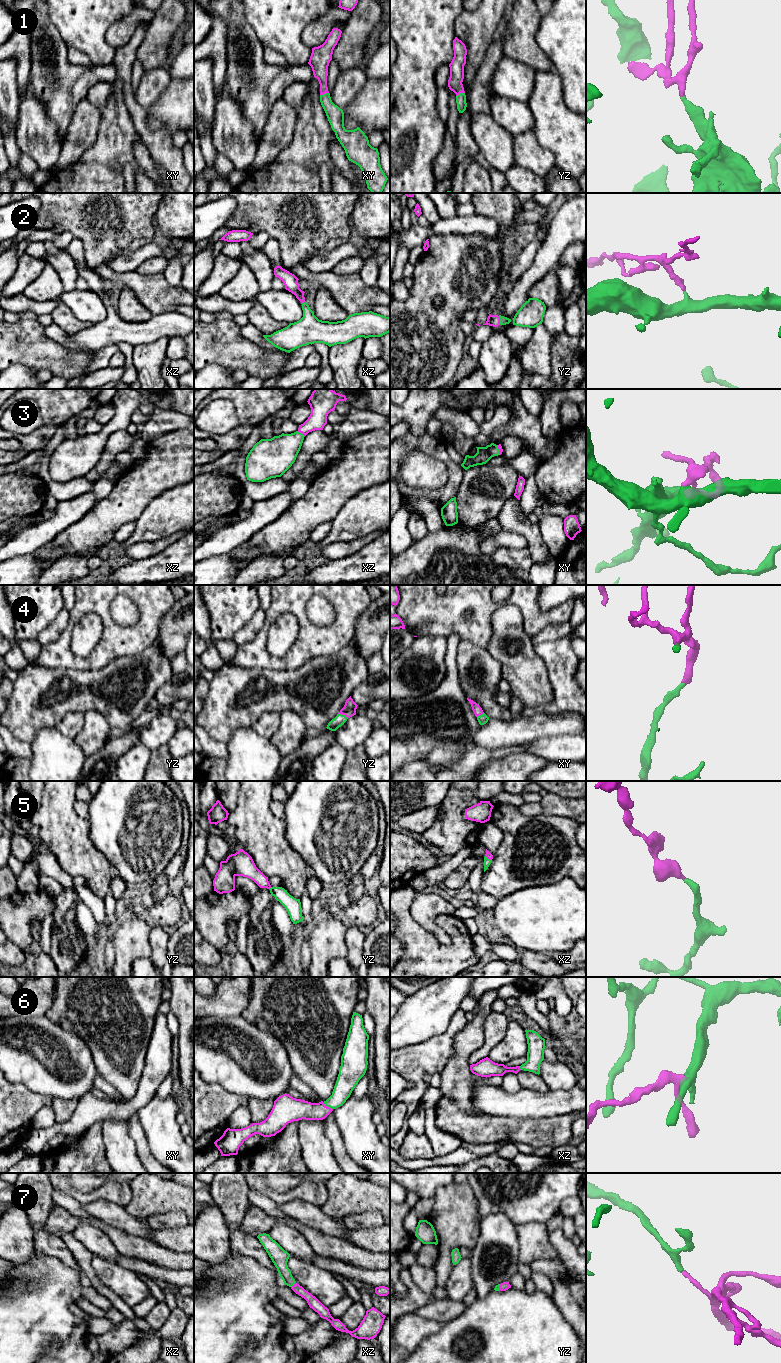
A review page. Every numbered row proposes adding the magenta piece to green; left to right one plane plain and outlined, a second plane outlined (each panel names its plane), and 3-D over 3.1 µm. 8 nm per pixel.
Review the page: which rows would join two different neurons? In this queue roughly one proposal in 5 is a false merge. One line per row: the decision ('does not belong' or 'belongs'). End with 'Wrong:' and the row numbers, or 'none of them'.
1: belongs
2: belongs
3: belongs
4: belongs
5: belongs
6: belongs
7: belongs
Wrong: none of them

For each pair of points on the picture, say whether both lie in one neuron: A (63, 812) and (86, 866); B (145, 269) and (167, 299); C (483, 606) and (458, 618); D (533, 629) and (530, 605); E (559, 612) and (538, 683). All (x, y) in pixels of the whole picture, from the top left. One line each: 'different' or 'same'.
A: same
B: different
C: same
D: same
E: different

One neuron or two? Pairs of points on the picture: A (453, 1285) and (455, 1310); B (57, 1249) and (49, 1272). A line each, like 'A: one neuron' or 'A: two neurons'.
A: two neurons
B: two neurons

